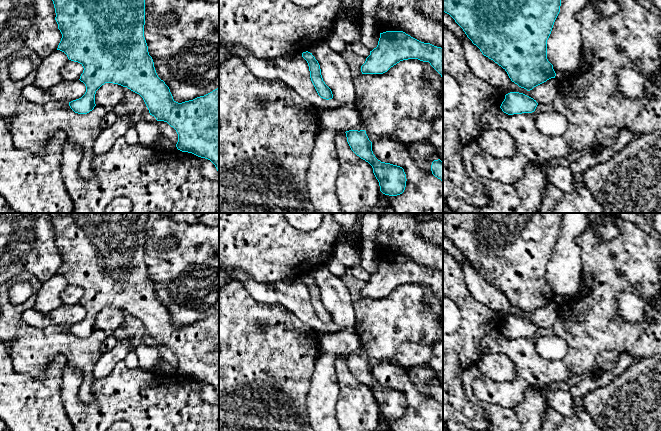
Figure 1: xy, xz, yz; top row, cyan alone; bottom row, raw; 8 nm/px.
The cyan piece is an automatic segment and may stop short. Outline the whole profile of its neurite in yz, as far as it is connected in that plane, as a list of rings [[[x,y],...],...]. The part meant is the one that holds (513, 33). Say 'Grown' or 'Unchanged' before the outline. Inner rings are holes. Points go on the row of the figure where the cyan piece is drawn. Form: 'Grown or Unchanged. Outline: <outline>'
Unchanged. Outline: [[[443,0],[443,12],[455,20],[484,56],[501,66],[512,82],[527,91],[556,76],[547,59],[547,40],[560,6],[561,0]]]

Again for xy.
Unchanged. Outline: [[[52,0],[55,20],[62,34],[57,50],[64,52],[68,59],[80,63],[84,70],[80,81],[86,86],[85,94],[69,102],[70,108],[78,114],[87,114],[94,109],[96,91],[105,83],[118,84],[139,94],[150,115],[157,121],[167,122],[178,134],[176,147],[182,152],[192,153],[210,160],[219,172],[219,88],[193,100],[178,103],[173,99],[169,87],[155,70],[152,57],[144,37],[145,0]]]

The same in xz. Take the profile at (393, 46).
Unchanged. Outline: [[[403,31],[380,33],[378,45],[361,66],[362,74],[383,74],[403,60],[429,62],[443,78],[443,49],[421,42]]]

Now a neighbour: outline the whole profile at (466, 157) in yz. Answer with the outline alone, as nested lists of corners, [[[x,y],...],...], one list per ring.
[[[468,145],[464,146],[464,148],[463,148],[462,159],[463,159],[463,164],[464,164],[465,170],[469,173],[469,176],[473,180],[478,181],[479,176],[474,171],[474,168],[473,168],[473,165],[472,165],[472,162],[471,162],[471,156],[469,154],[469,146]]]

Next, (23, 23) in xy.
[[[0,0],[0,61],[25,47],[33,50],[42,60],[57,50],[62,34],[55,17],[52,0]]]

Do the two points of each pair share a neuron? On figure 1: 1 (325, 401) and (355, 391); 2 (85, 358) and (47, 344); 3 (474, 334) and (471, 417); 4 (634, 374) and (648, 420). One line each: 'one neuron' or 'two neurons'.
1: two neurons
2: one neuron
3: one neuron
4: one neuron

